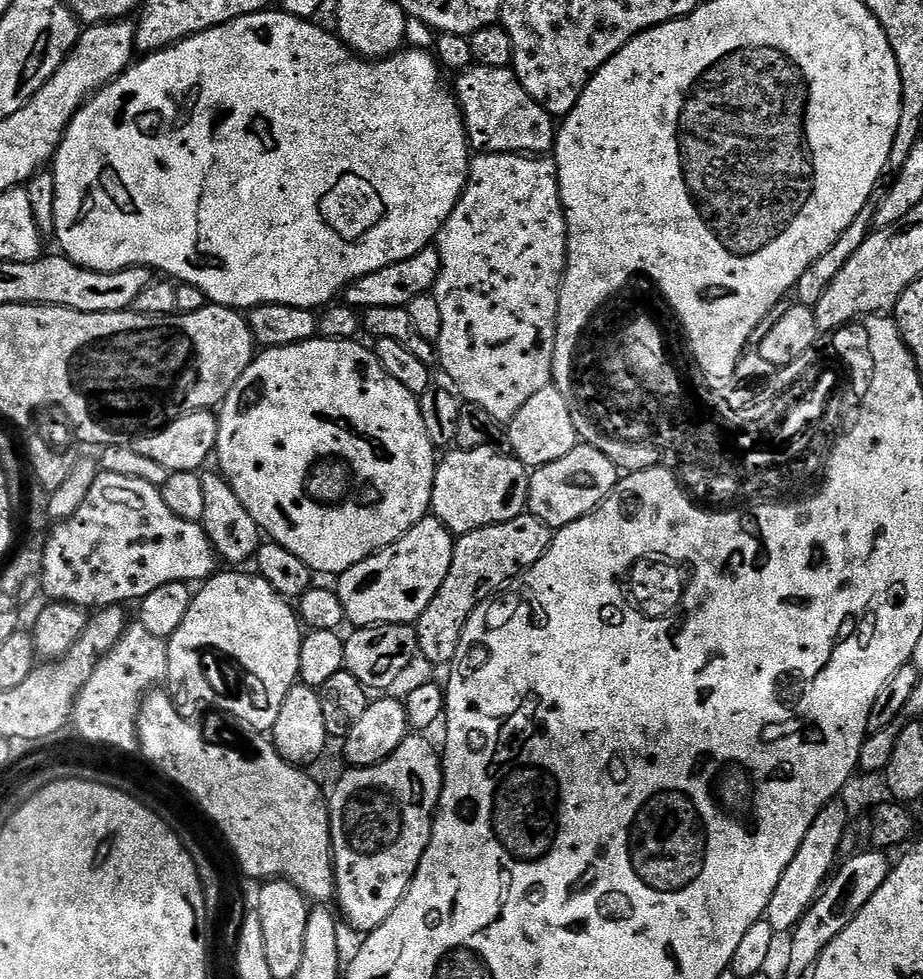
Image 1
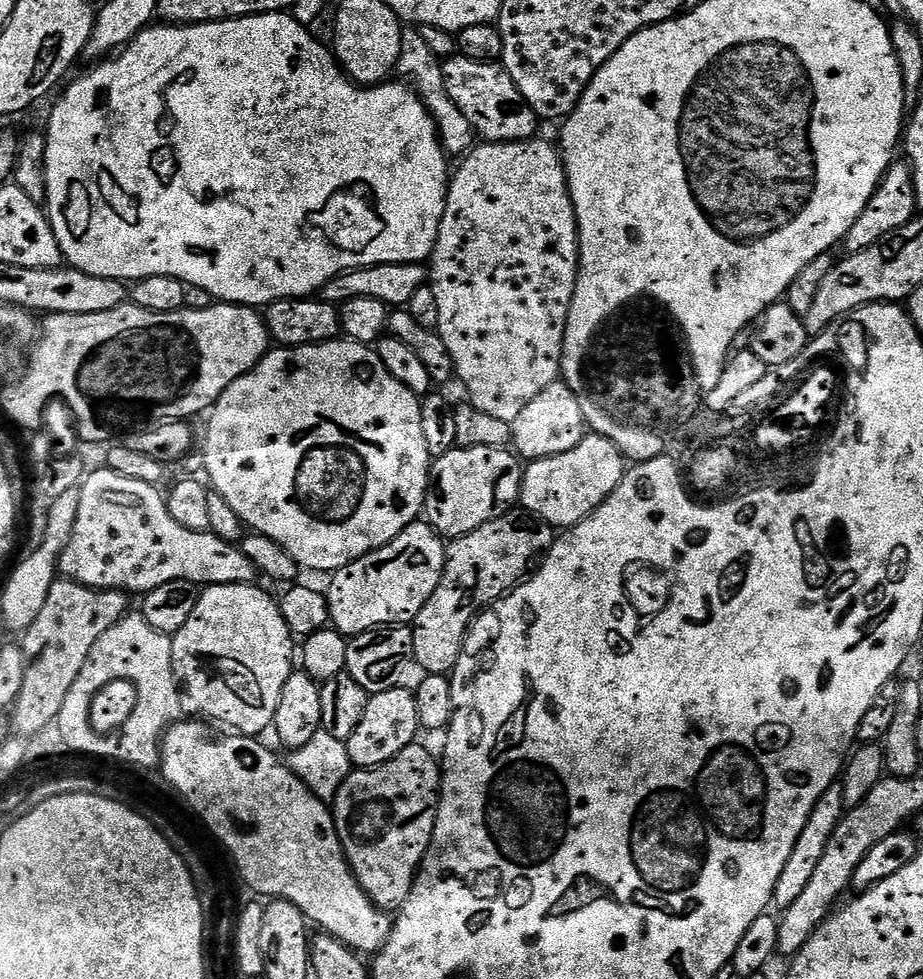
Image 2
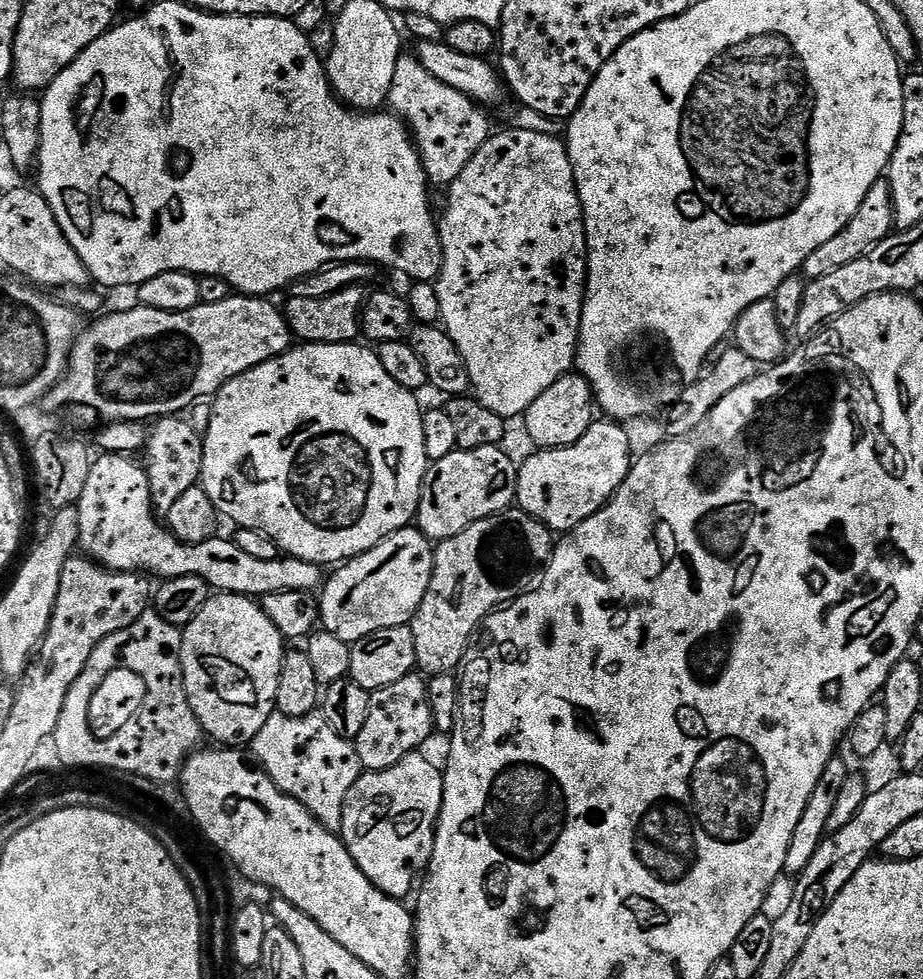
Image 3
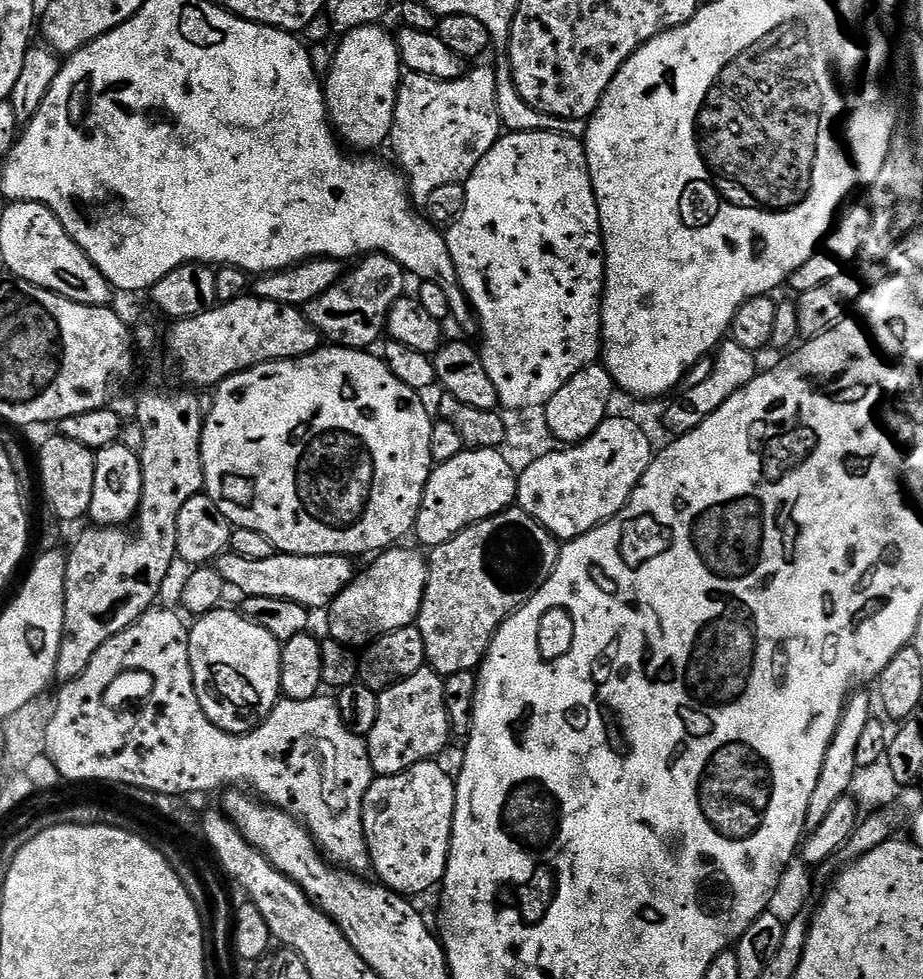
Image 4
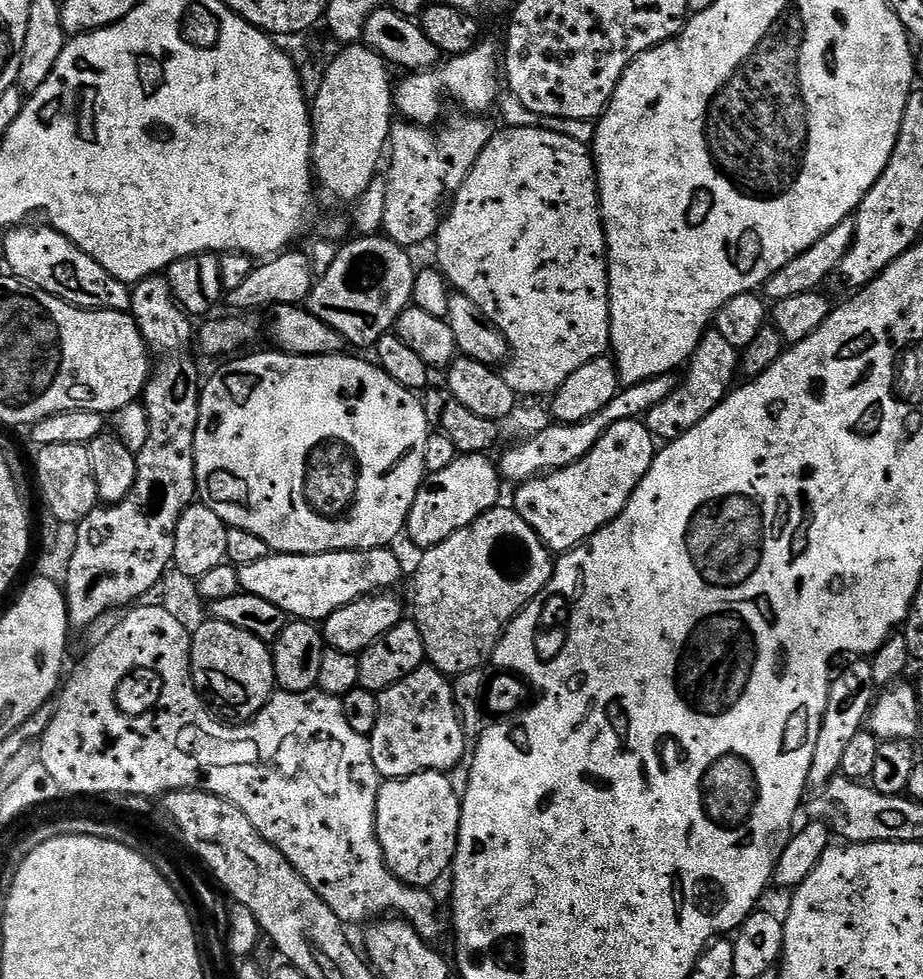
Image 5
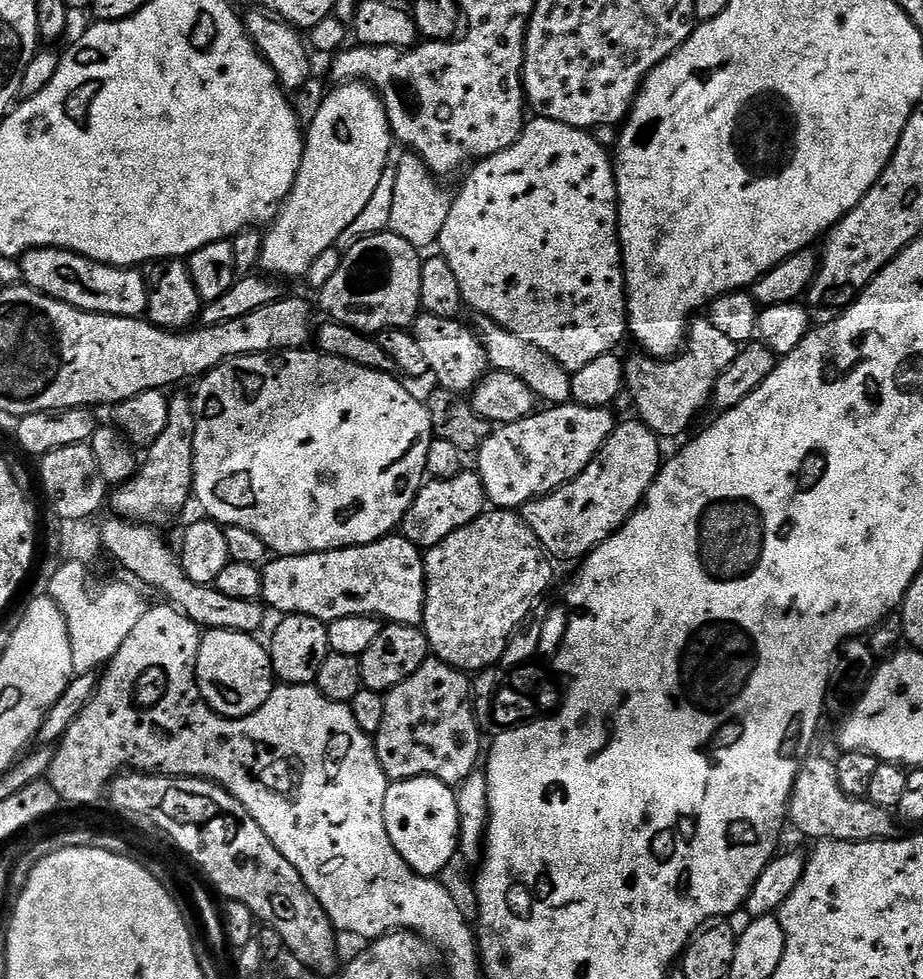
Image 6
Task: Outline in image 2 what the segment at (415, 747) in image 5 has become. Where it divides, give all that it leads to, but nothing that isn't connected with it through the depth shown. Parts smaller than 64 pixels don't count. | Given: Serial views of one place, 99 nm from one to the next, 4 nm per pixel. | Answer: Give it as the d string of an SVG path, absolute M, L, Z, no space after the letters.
M401 686L371 693L366 702L366 711L362 714L362 722L358 722L354 734L350 734L346 741L353 769L371 770L382 767L398 754L402 754L406 746L417 743L416 732L420 731L418 702L411 687Z

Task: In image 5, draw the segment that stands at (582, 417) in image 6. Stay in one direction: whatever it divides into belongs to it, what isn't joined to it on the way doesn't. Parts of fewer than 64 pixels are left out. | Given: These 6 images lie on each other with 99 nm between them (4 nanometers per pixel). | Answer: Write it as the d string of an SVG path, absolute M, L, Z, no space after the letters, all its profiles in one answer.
M668 373L666 375L656 376L652 380L645 380L640 384L629 385L622 391L618 392L617 396L615 396L602 411L592 416L590 419L576 424L561 424L559 422L551 424L546 430L538 433L537 435L528 437L524 441L509 447L512 449L506 451L501 460L498 460L498 470L500 474L507 481L510 479L514 481L514 484L521 484L524 483L525 480L533 478L533 476L541 475L557 468L565 468L566 465L573 464L574 461L580 460L593 448L598 438L601 437L601 434L604 433L610 425L613 425L618 421L639 419L640 417L647 415L654 406L660 405L674 392L674 390L679 388L680 381L681 379L677 375Z

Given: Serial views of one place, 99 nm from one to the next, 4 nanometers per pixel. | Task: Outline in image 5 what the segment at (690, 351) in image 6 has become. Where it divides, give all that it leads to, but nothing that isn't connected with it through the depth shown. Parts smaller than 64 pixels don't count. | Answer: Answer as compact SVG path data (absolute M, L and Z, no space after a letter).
M714 330L705 332L687 365L688 377L684 376L679 388L646 415L646 423L653 437L660 442L671 442L682 434L694 430L694 426L698 426L698 422L702 422L702 418L706 418L706 414L714 411L732 391L737 383L736 376L738 377L740 372L740 357L738 349L730 346L730 342L722 338L722 334Z

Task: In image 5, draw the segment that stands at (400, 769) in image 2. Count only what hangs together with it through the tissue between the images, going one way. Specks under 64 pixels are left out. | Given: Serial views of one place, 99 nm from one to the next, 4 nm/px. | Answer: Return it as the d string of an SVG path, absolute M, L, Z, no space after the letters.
M438 771L415 772L412 776L401 776L398 780L385 779L378 790L378 802L376 803L376 837L382 846L384 861L388 863L388 868L404 884L409 884L412 888L421 890L431 889L431 884L436 884L440 879L445 879L446 873L451 869L452 860L456 856L458 846L458 830L460 829L460 802L462 796L452 785L451 779L445 773Z

